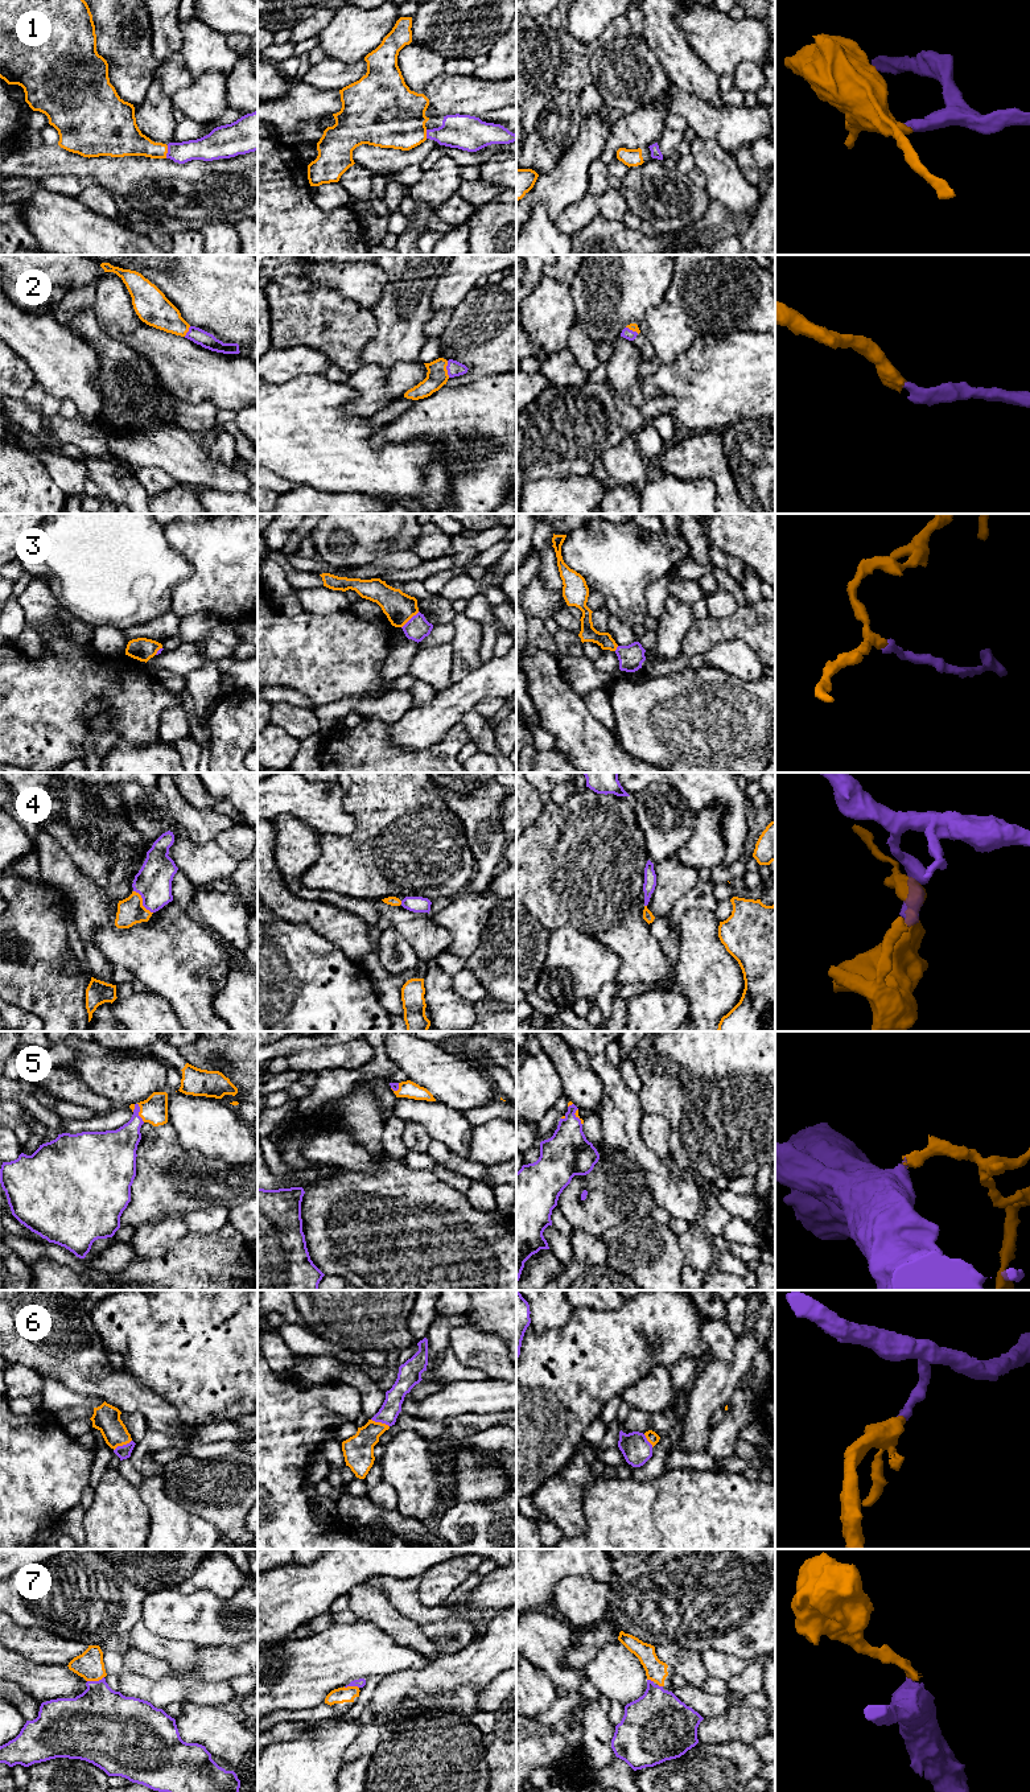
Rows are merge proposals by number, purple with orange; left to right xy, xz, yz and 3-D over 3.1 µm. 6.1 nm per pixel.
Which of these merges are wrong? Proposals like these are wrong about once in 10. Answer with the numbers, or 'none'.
3

